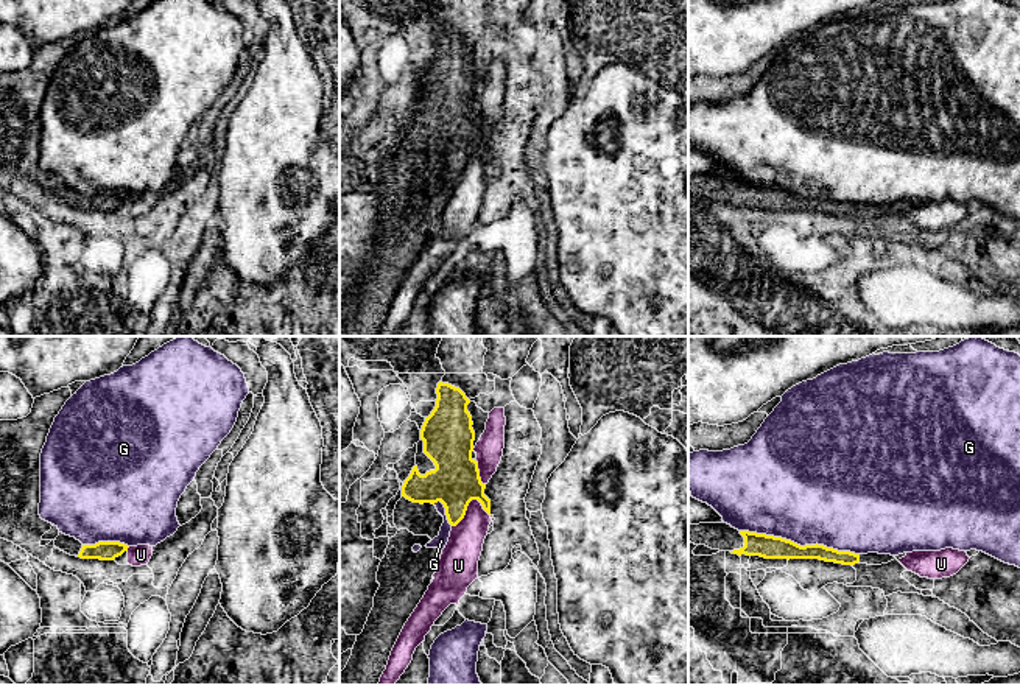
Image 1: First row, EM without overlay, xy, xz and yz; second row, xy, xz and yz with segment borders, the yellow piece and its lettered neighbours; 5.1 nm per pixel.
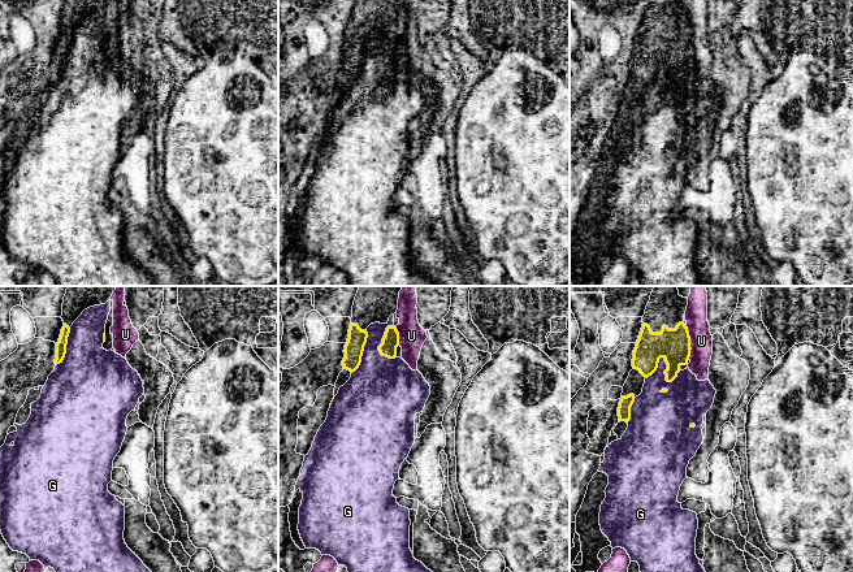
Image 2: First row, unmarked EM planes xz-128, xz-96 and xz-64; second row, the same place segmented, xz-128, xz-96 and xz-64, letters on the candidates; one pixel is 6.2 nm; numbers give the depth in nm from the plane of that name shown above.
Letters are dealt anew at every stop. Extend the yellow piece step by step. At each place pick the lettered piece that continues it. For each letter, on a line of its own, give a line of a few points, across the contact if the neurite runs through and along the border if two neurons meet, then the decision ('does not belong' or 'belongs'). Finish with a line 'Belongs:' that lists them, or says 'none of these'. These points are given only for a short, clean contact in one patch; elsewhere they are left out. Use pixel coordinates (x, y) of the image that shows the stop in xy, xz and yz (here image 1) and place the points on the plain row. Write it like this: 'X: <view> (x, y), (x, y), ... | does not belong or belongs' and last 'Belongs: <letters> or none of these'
G: does not belong
U: does not belong
Belongs: none of these

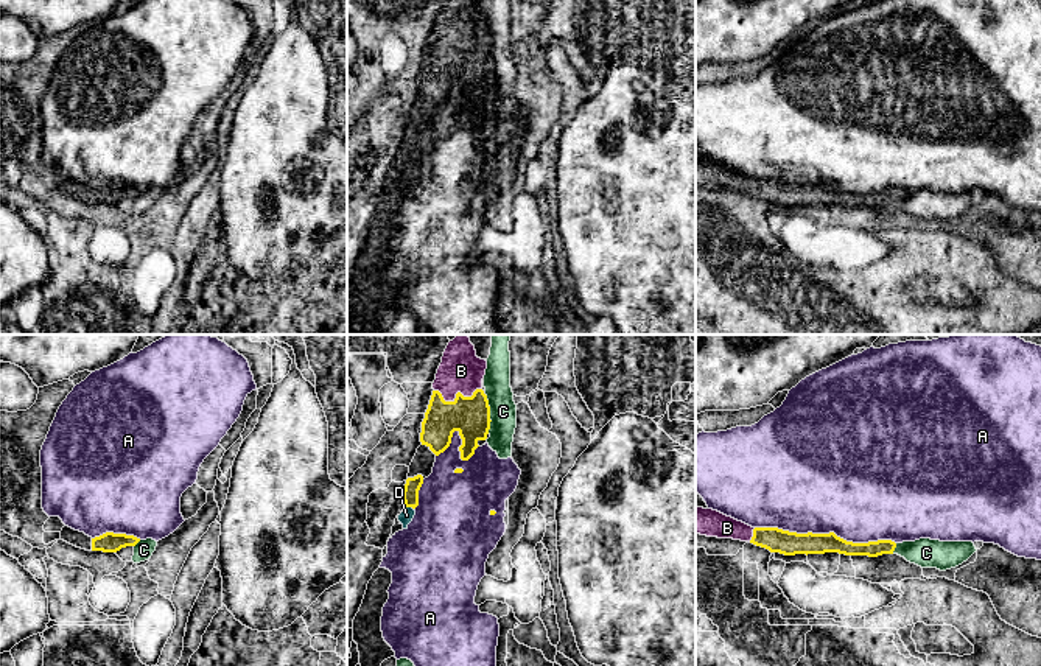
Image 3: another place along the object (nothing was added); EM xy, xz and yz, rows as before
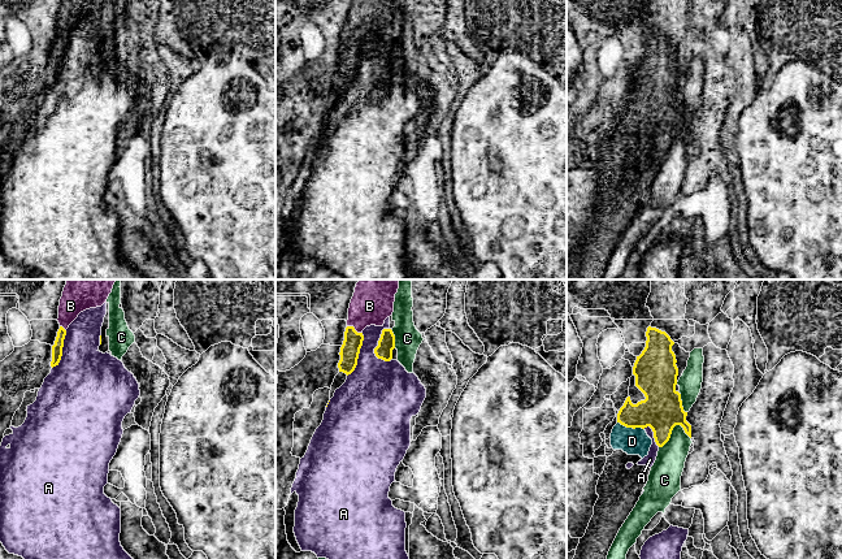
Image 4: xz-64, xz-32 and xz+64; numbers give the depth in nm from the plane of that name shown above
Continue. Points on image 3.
A: does not belong
B: xz (470, 67), (458, 53), (456, 45), (461, 22) | belongs
C: does not belong
D: xz (413, 136), (410, 157), (406, 167) | belongs
Belongs: B, D

